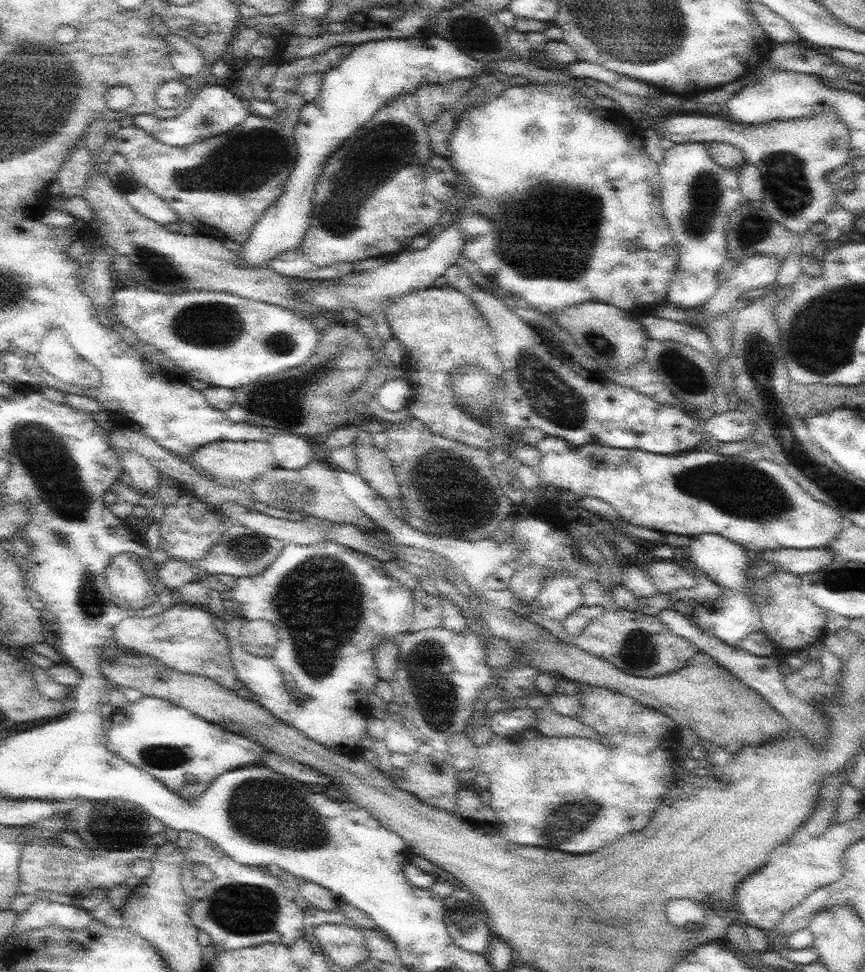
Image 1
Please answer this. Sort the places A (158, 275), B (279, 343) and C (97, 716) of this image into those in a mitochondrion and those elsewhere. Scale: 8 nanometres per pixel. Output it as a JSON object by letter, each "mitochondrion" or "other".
{"A":"other","B":"mitochondrion","C":"other"}

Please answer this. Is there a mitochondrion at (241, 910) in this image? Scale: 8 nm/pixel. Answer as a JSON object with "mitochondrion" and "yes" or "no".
{"mitochondrion":"yes"}

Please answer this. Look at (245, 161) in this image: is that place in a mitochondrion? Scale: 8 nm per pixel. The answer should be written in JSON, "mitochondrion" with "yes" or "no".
{"mitochondrion":"yes"}

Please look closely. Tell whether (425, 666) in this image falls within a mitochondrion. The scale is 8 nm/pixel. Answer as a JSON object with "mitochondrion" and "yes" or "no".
{"mitochondrion":"yes"}

